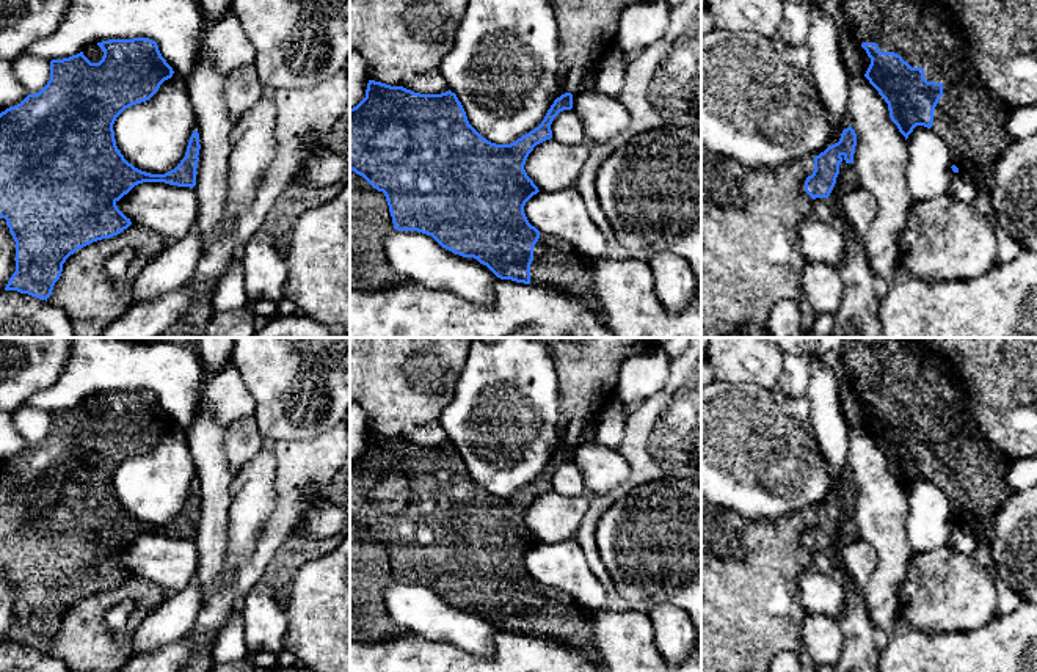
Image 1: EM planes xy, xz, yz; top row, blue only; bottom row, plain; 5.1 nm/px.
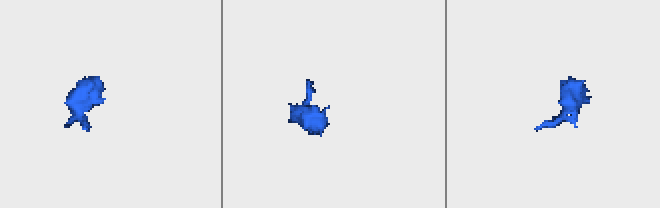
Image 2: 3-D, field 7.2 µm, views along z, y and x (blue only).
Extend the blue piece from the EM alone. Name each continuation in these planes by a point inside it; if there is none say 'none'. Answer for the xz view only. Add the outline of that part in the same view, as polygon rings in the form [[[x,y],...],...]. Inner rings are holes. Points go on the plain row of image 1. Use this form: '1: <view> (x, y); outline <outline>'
1: xz (556, 616); outline [[[540,584],[533,598],[530,628],[535,637],[566,644],[591,661],[599,661],[596,647],[591,642],[593,622],[582,606],[566,592],[552,586]]]

